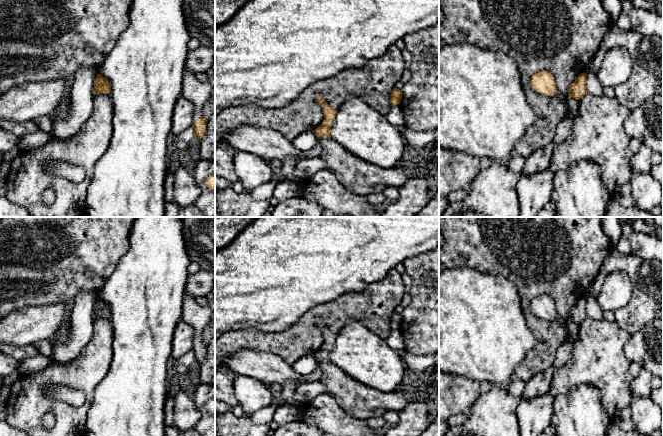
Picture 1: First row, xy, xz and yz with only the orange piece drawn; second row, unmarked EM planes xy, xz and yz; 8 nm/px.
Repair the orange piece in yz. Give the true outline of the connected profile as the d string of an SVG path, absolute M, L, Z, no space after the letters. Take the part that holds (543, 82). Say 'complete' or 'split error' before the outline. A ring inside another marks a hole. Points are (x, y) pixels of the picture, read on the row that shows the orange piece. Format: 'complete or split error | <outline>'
complete | M548 71L535 73L531 78L532 89L545 96L557 94L557 88L554 76Z

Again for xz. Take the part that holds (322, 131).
complete | M321 96L316 97L316 104L321 104L323 107L324 119L323 123L319 125L315 130L315 134L318 139L331 138L330 127L334 122L337 110L332 108Z

